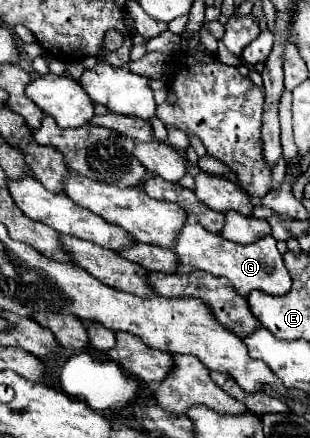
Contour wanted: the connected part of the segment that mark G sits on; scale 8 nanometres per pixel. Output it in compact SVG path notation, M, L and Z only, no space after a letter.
M196 217L186 219L184 227L180 229L176 243L172 251L178 255L178 271L188 273L188 271L206 271L216 277L226 277L232 287L236 287L236 293L246 297L250 291L260 289L268 295L284 295L292 287L292 277L288 269L284 267L282 255L276 249L276 239L274 237L262 237L252 245L240 245L226 241L222 235L206 231Z

